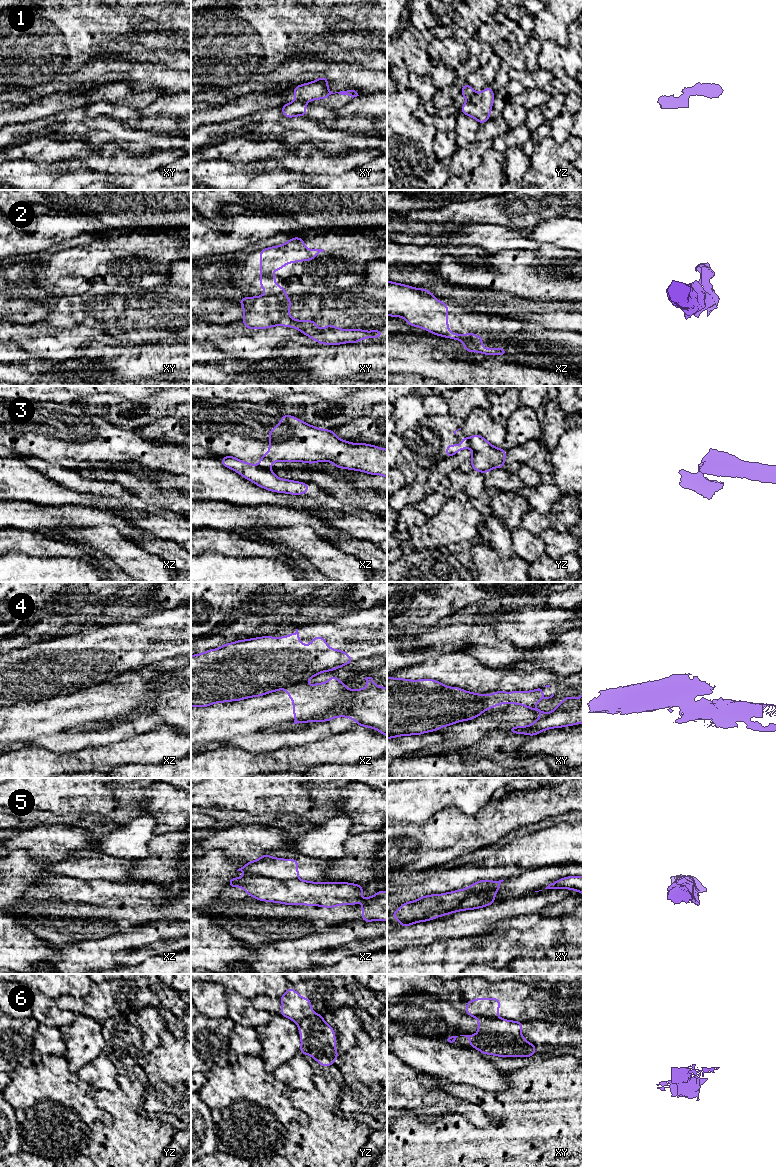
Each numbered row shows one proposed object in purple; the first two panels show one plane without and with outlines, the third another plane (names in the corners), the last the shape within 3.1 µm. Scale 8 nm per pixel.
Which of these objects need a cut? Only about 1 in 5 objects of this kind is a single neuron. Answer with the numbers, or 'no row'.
1, 2, 3, 4, 5, 6

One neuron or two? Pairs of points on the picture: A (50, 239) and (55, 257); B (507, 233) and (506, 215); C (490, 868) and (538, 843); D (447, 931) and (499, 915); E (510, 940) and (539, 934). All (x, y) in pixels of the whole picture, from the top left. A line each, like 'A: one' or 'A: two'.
A: two
B: two
C: one
D: one
E: one

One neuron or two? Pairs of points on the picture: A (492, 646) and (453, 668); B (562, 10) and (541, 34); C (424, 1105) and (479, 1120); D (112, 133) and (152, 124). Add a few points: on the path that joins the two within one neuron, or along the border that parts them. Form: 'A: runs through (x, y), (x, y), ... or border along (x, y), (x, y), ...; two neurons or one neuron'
A: border along (461, 650), (469, 653), (484, 665), (494, 667); two neurons
B: runs through (556, 16), (545, 28); one neuron
C: runs through (438, 1105), (459, 1105), (465, 1108); one neuron
D: border along (109, 116), (124, 120), (132, 128); two neurons

